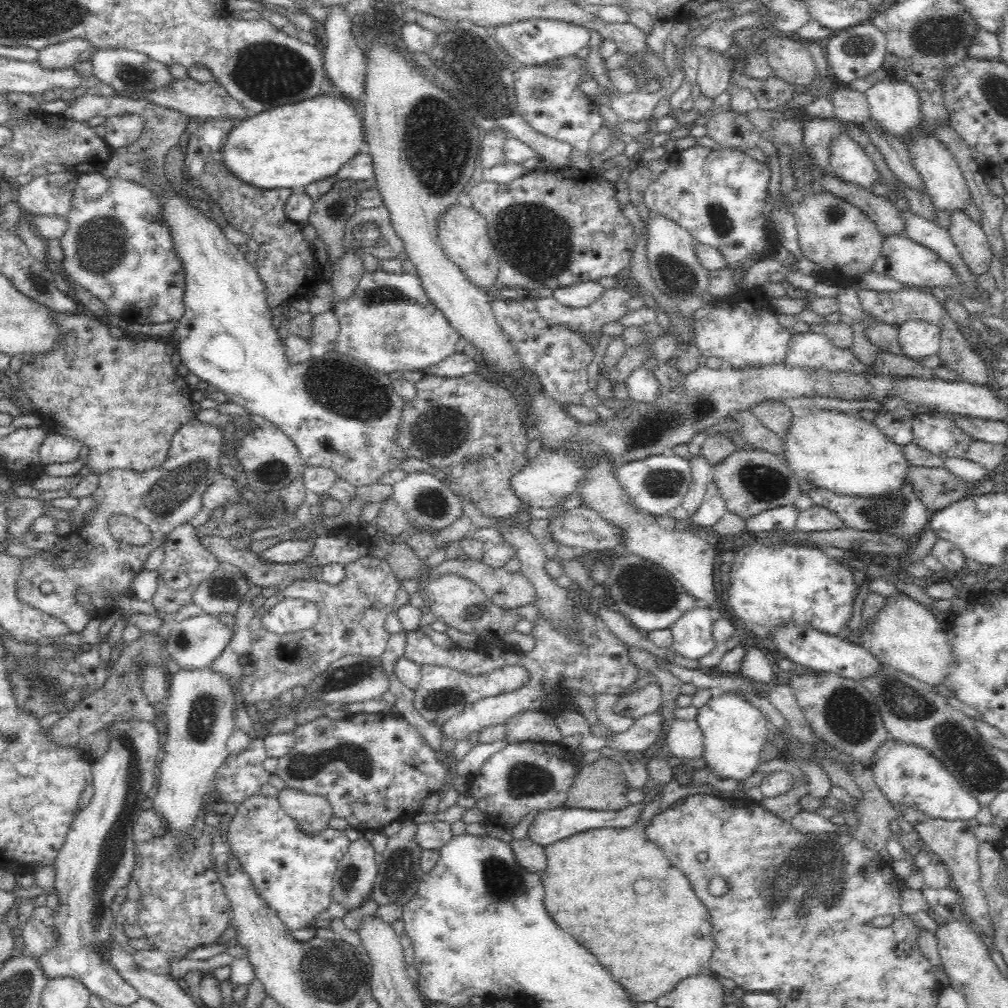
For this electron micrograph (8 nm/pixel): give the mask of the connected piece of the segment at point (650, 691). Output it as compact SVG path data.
M650 682L639 688L616 698L614 713L630 718L640 718L644 714L652 714L662 708L662 691L656 682Z

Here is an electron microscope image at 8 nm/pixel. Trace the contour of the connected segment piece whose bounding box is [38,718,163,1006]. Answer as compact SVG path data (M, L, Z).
M116 720L106 726L107 749L96 762L91 764L93 770L93 782L95 788L89 804L82 810L76 811L74 820L69 826L65 841L54 861L55 890L62 906L53 912L51 925L58 933L58 942L54 950L38 957L42 971L48 979L74 978L81 980L85 988L96 996L100 996L104 1002L116 1006L128 1006L139 999L134 987L123 980L123 976L111 966L111 962L105 957L105 948L113 940L116 917L114 908L117 903L115 898L123 893L128 881L132 879L135 867L135 844L132 838L134 822L143 811L140 807L146 800L148 792L156 784L158 756L161 754L163 731L159 723L155 721Z

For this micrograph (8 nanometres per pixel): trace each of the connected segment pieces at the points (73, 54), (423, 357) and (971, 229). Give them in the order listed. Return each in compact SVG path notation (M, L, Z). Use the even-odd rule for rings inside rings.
M71 38L64 40L64 42L41 48L38 50L36 61L44 69L72 67L78 61L80 54L89 49L92 49L92 46L90 46L88 40Z
M368 272L358 280L350 296L334 302L339 333L332 346L380 372L422 371L456 353L460 335L428 298L417 273Z
M954 211L949 235L972 274L979 276L989 272L994 252L979 224L974 224L964 211Z

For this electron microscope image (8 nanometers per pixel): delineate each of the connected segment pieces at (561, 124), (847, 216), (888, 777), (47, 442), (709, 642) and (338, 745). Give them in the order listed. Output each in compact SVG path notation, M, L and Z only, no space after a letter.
M566 55L558 60L556 70L546 70L540 65L534 68L522 68L514 72L517 109L527 122L539 134L555 138L570 144L569 166L573 169L586 170L592 165L588 154L590 138L602 127L602 115L592 100L578 90L582 76L582 60Z
M829 191L806 194L802 202L792 203L793 217L798 228L798 242L803 258L822 266L824 277L834 284L846 284L852 276L865 274L880 256L883 236L857 206L840 200Z
M892 737L882 742L882 746L874 754L871 774L887 799L905 806L914 806L925 816L948 821L966 821L976 817L982 808L979 800L960 786L934 754L914 743L896 741Z
M47 430L47 436L43 439L39 449L42 465L74 461L83 446L76 438L66 437Z
M699 604L682 615L671 627L673 644L670 649L686 658L698 659L714 650L714 620L710 608Z
M324 714L296 727L293 734L297 739L289 753L278 758L276 776L284 780L286 787L324 797L331 804L332 816L346 818L355 828L367 829L413 818L424 800L444 784L446 765L436 759L433 747L416 727L398 714L354 714L350 720L330 720Z

